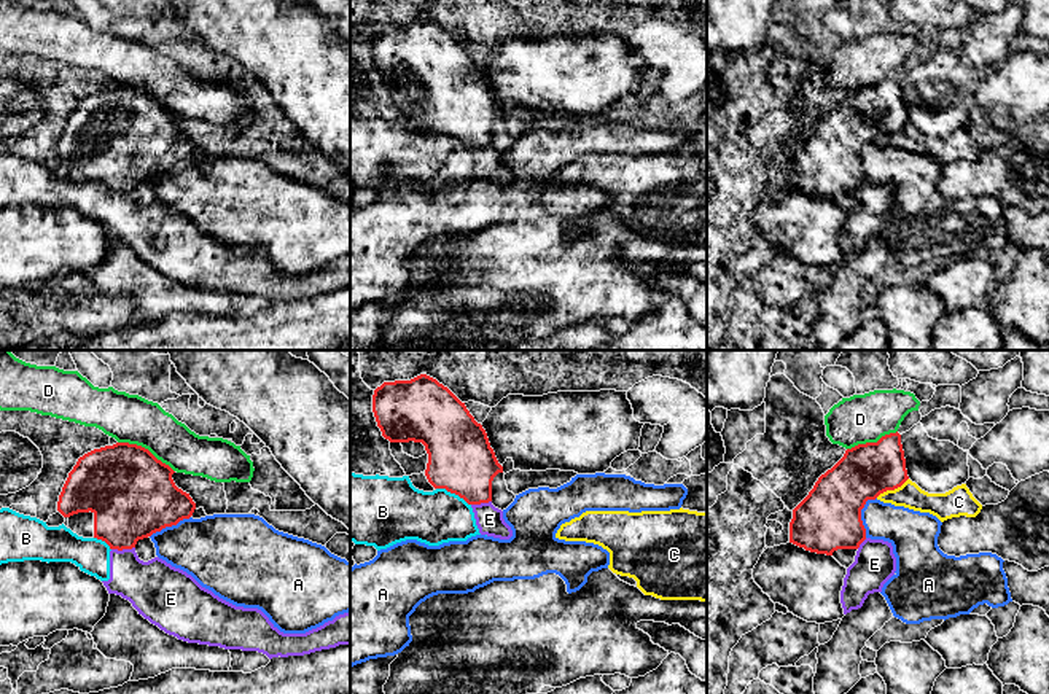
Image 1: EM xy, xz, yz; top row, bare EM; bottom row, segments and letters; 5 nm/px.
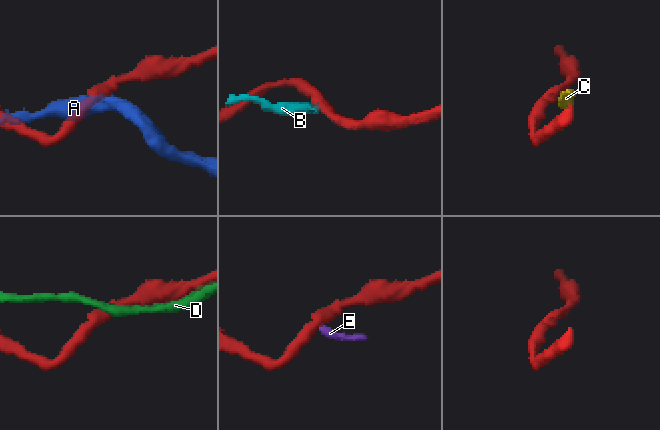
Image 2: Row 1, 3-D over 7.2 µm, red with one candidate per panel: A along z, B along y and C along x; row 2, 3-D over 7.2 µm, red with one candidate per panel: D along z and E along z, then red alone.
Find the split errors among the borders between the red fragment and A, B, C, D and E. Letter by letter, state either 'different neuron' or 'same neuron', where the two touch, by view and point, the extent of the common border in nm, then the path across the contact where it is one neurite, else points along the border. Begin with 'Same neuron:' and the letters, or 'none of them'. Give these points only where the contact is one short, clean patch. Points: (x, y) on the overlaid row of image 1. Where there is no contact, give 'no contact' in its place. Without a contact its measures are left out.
Same neuron: none of them
A: different neuron | yz (860, 514) | 220 nm | along yz (876, 497), (869, 499), (861, 510), (861, 524), (866, 537)
B: different neuron | xz (454, 492) | 200 nm | along xz (436, 487), (457, 494), (470, 505)
C: different neuron | yz (892, 489) | 190 nm
D: different neuron | xy (147, 449) | 320 nm
E: different neuron | xy (123, 548) | 120 nm | along xy (134, 546), (112, 549)

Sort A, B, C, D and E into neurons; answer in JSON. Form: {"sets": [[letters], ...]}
{"sets": [["A"], ["B", "E"], ["C"], ["D"]]}

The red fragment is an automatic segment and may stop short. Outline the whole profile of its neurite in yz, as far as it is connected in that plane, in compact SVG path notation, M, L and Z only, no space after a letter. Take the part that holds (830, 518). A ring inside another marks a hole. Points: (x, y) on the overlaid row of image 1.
M898 431L847 449L793 509L790 543L826 556L837 549L858 549L866 540L861 520L866 501L901 487L907 479Z

